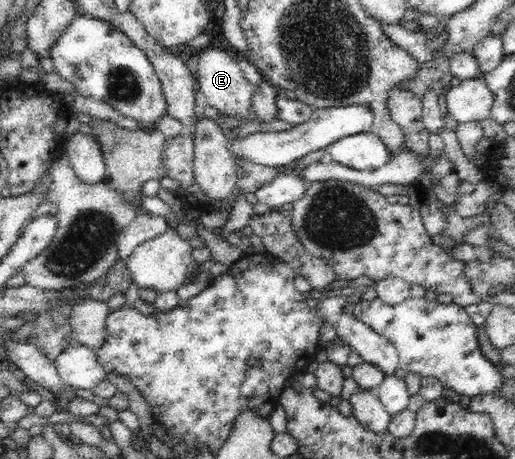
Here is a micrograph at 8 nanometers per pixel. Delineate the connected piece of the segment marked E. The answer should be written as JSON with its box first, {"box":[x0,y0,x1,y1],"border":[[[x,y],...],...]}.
{"box":[198,48,252,115],"border":[[[205,48],[202,58],[198,58],[198,78],[199,90],[206,96],[207,104],[218,110],[219,114],[224,115],[245,115],[249,98],[252,94],[252,85],[245,78],[240,66],[236,64],[234,58],[230,58],[222,50],[207,50]]]}

